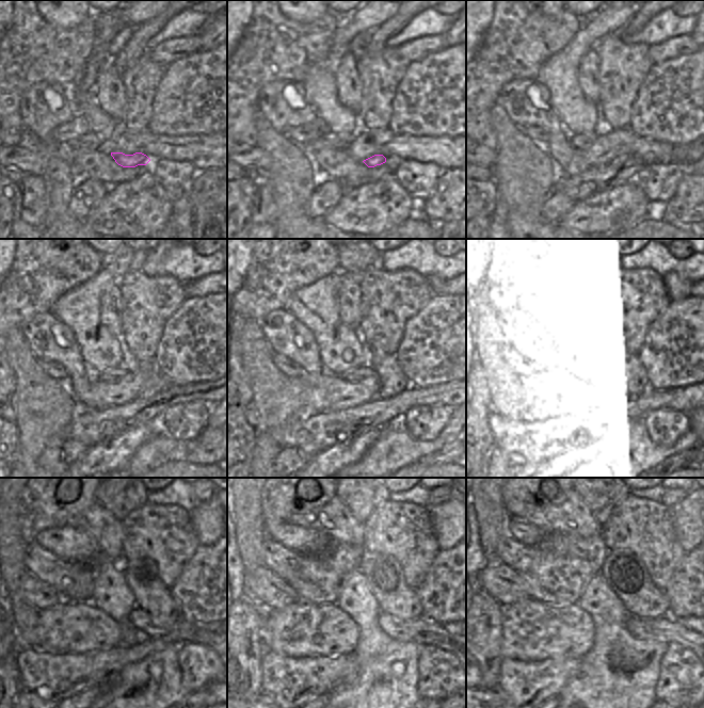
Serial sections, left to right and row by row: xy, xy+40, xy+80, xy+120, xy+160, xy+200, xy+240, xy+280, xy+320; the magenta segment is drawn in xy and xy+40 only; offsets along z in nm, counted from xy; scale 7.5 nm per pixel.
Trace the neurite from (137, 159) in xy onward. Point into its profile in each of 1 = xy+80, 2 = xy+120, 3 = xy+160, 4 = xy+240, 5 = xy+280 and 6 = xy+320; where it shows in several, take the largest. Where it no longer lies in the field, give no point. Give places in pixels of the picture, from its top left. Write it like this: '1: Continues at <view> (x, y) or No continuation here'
1: Continues at xy+80 (618, 160)
2: Continues at xy+120 (156, 382)
3: Continues at xy+160 (393, 381)
4: Continues at xy+240 (152, 595)
5: Continues at xy+280 (384, 575)
6: Continues at xy+320 (624, 573).

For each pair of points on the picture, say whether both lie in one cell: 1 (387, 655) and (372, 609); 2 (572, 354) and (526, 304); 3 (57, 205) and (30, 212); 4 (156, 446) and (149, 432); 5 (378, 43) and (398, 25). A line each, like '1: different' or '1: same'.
1: same
2: same
3: different
4: different
5: same

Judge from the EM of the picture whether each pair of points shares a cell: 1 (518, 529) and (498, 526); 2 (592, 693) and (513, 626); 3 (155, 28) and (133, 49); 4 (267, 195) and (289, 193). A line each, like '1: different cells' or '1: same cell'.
1: different cells
2: different cells
3: same cell
4: different cells

